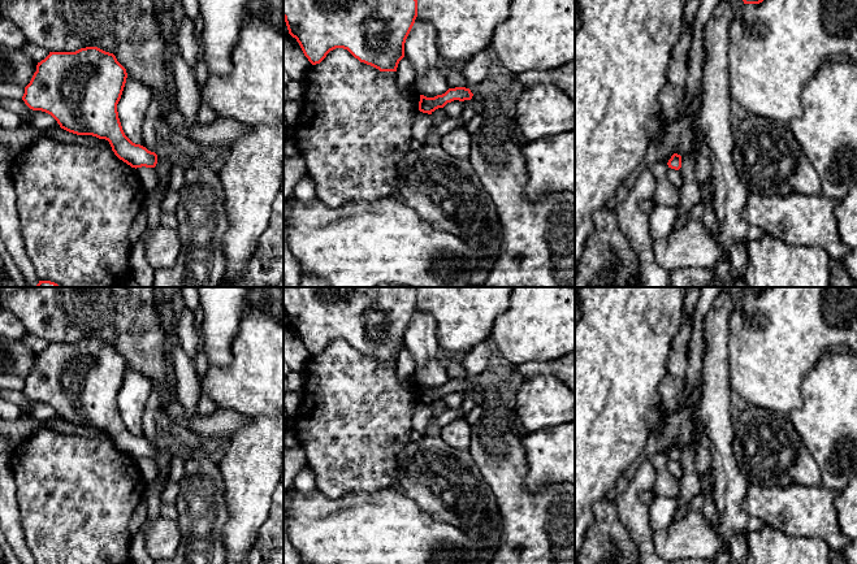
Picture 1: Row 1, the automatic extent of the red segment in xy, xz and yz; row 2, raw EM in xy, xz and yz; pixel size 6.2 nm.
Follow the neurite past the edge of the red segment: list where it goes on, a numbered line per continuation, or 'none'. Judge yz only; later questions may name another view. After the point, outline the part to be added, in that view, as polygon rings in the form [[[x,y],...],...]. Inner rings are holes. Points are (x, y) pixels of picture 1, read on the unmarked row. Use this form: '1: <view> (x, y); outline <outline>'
none

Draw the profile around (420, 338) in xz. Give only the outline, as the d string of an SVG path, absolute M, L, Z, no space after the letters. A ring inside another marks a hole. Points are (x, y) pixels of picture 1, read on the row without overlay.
M416 308L404 334L404 347L412 353L415 365L438 359L437 326L430 314Z

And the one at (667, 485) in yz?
M659 451L652 455L649 460L653 463L657 472L655 485L653 487L655 495L678 498L681 489L681 482L668 472L668 456Z

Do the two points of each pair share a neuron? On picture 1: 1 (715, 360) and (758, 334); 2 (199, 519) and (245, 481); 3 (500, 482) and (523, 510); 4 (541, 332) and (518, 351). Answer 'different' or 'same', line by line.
1: different
2: different
3: same
4: same

